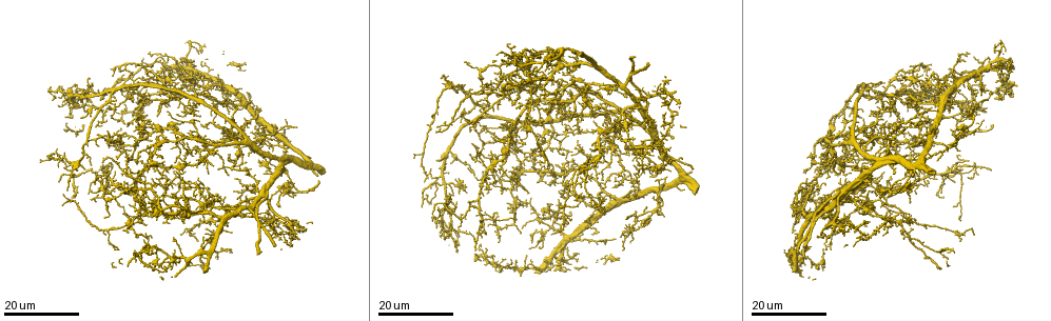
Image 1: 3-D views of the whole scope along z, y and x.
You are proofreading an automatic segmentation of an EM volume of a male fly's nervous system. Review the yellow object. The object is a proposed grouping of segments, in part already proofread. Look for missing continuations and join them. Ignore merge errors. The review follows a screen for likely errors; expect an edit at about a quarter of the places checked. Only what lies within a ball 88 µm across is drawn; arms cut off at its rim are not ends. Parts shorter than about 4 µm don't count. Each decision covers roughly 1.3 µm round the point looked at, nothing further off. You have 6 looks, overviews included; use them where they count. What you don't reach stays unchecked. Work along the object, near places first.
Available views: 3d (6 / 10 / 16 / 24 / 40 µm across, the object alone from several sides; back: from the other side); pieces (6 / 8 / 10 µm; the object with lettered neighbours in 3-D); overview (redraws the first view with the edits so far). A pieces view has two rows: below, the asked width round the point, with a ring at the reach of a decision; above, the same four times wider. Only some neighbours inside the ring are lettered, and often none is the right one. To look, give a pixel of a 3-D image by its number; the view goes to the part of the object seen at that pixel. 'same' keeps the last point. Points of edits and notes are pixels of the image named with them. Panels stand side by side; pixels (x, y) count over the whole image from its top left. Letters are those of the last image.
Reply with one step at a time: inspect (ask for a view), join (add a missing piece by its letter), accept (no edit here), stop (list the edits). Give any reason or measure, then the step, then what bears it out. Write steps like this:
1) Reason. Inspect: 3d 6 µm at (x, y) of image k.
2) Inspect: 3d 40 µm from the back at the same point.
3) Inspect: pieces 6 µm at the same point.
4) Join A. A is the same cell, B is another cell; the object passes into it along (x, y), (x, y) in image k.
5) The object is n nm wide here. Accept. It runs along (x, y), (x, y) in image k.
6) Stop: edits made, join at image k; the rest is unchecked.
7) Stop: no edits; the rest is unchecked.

Tapers out. Inspect: 3d 16 µm at (190, 130) of image 1.

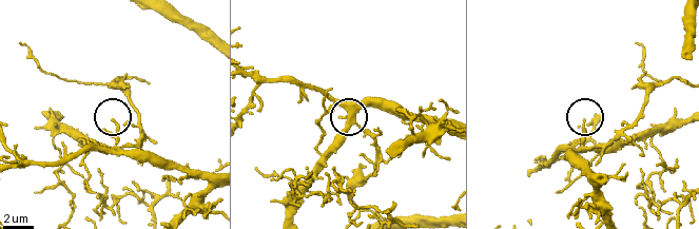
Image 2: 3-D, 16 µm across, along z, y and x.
Inspect: 3d 6 µm at (586, 121) of image 2.

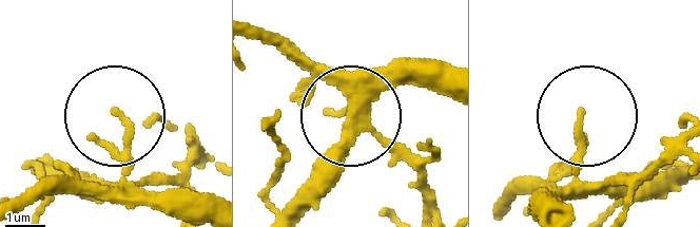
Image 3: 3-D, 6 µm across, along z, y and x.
What lies round it. Inspect: pieces 10 µm at (583, 114) of image 3.

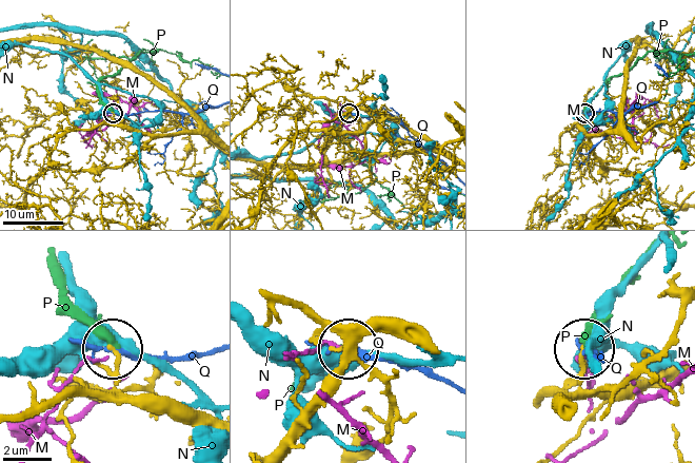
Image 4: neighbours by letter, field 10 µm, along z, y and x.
Accept. M, N, P and Q are other cells; it runs along (212, 422), (121, 391), (112, 351) in image 4; no lettered piece goes on from it.

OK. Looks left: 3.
Branch stops here. Inspect: 3d 24 µm at (467, 119) of image 1.

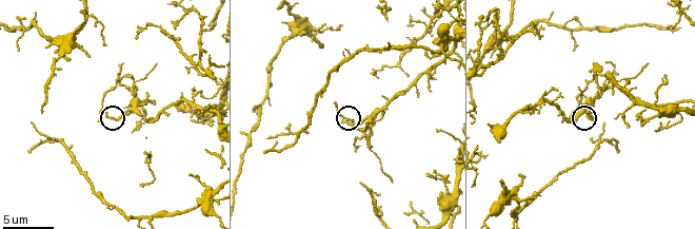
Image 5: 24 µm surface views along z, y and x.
Inspect: 3d 10 µm at (106, 113) of image 5.

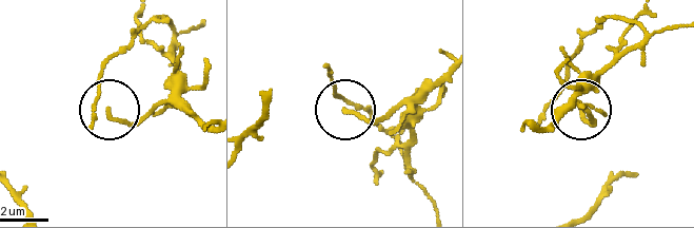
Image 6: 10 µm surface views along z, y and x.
See the neighbours. Inspect: pieces 6 µm at (583, 113) of image 6.

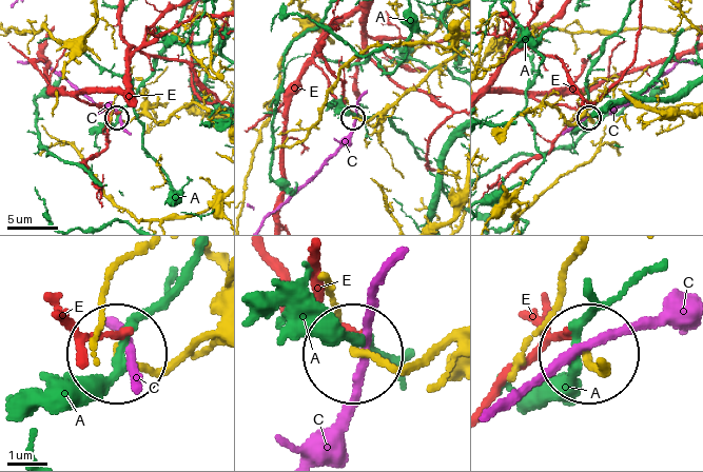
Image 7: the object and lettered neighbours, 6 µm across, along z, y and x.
The object is 180 nm wide here. Accept. A, C and E are other cells; it runs along (451, 56), (366, 120), (354, 118) in image 7; no lettered piece goes on from it.

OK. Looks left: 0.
Stop: no edits; the rest is unchecked.

